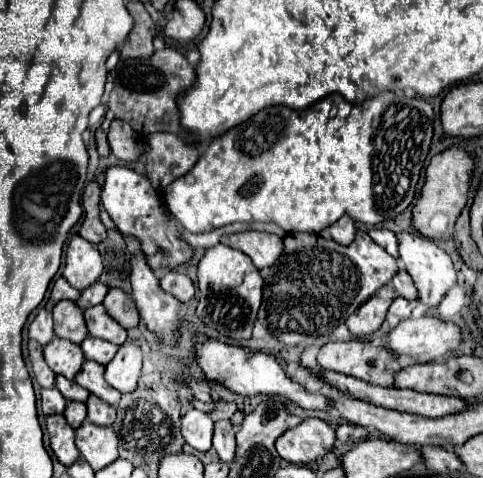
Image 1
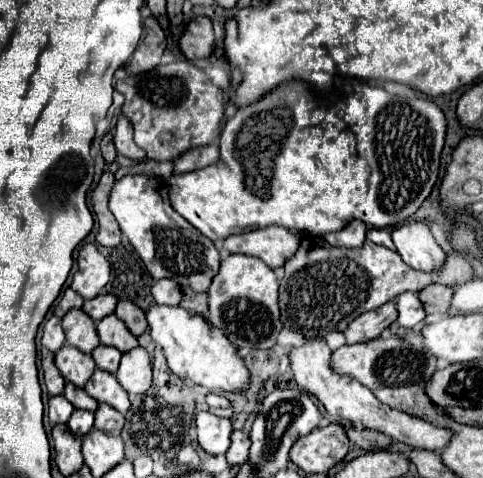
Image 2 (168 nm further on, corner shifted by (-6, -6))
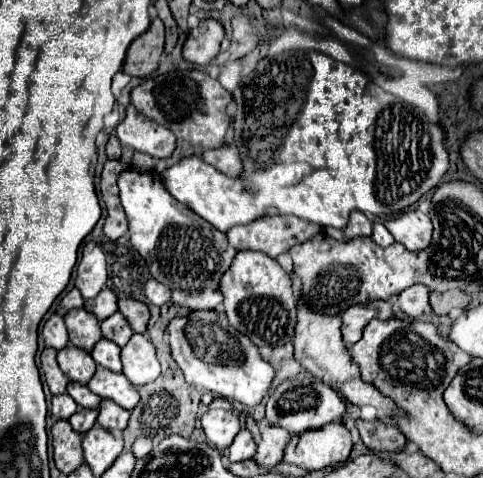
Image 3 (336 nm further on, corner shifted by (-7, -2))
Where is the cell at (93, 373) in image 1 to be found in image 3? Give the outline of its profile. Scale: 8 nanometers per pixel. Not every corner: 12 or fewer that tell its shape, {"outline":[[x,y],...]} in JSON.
{"outline":[[97,366],[87,388],[125,410],[139,404],[137,388],[125,378]]}

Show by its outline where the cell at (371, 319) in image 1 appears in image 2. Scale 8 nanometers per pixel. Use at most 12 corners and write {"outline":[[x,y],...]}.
{"outline":[[386,302],[346,328],[346,344],[378,338],[398,316]]}

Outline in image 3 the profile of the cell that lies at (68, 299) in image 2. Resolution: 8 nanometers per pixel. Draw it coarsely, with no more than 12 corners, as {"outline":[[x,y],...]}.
{"outline":[[77,288],[61,300],[65,310],[83,308],[83,296]]}

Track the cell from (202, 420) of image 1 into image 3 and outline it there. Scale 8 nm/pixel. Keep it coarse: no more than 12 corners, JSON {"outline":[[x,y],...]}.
{"outline":[[209,410],[201,416],[207,438],[225,450],[239,432],[239,414]]}

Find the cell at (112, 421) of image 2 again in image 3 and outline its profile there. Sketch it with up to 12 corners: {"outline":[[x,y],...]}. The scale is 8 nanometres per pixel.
{"outline":[[105,398],[97,422],[105,430],[125,430],[131,412]]}

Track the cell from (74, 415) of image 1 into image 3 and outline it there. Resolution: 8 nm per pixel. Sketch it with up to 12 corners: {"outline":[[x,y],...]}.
{"outline":[[79,410],[69,418],[77,432],[85,432],[95,424],[97,410]]}

